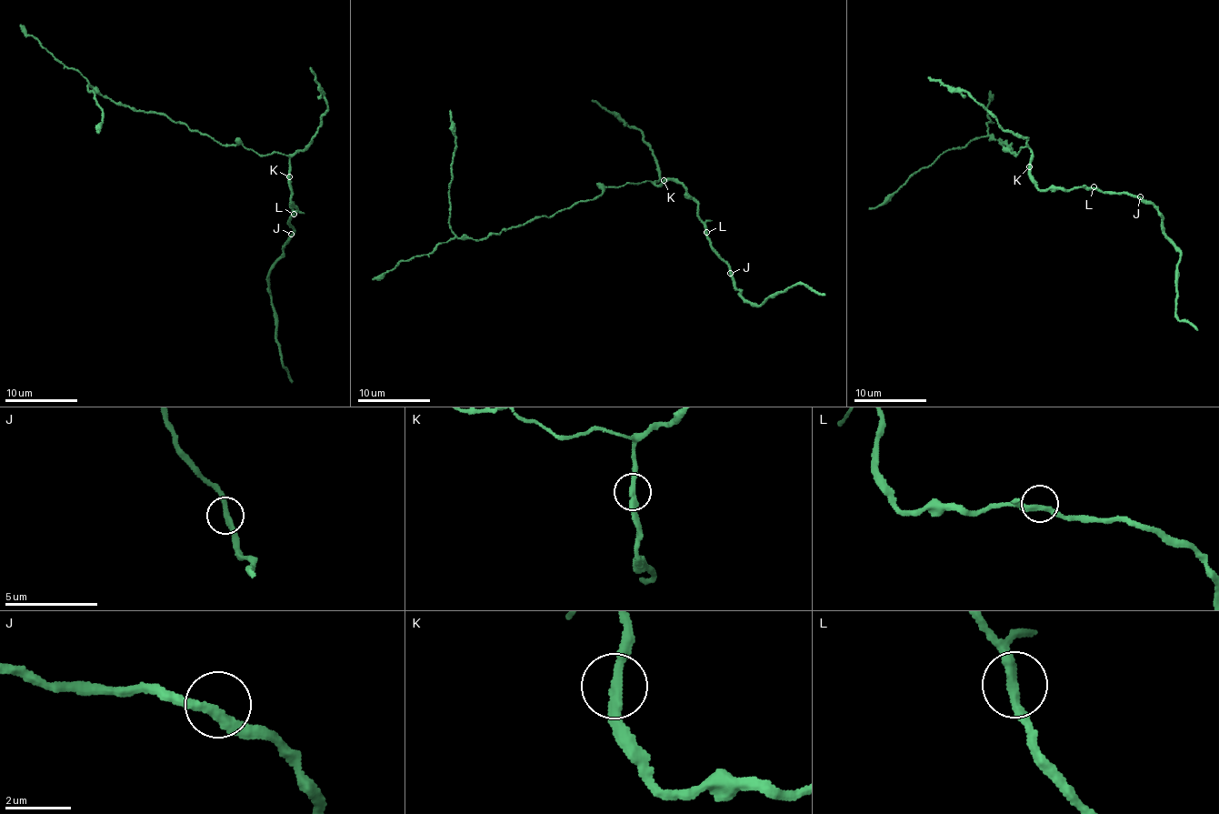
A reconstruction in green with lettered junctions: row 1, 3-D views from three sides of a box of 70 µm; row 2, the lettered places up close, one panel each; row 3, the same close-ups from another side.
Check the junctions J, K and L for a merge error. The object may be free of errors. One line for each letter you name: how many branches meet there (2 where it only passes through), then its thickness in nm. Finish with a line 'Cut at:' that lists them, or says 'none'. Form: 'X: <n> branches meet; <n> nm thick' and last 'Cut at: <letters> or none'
Cut at: none

